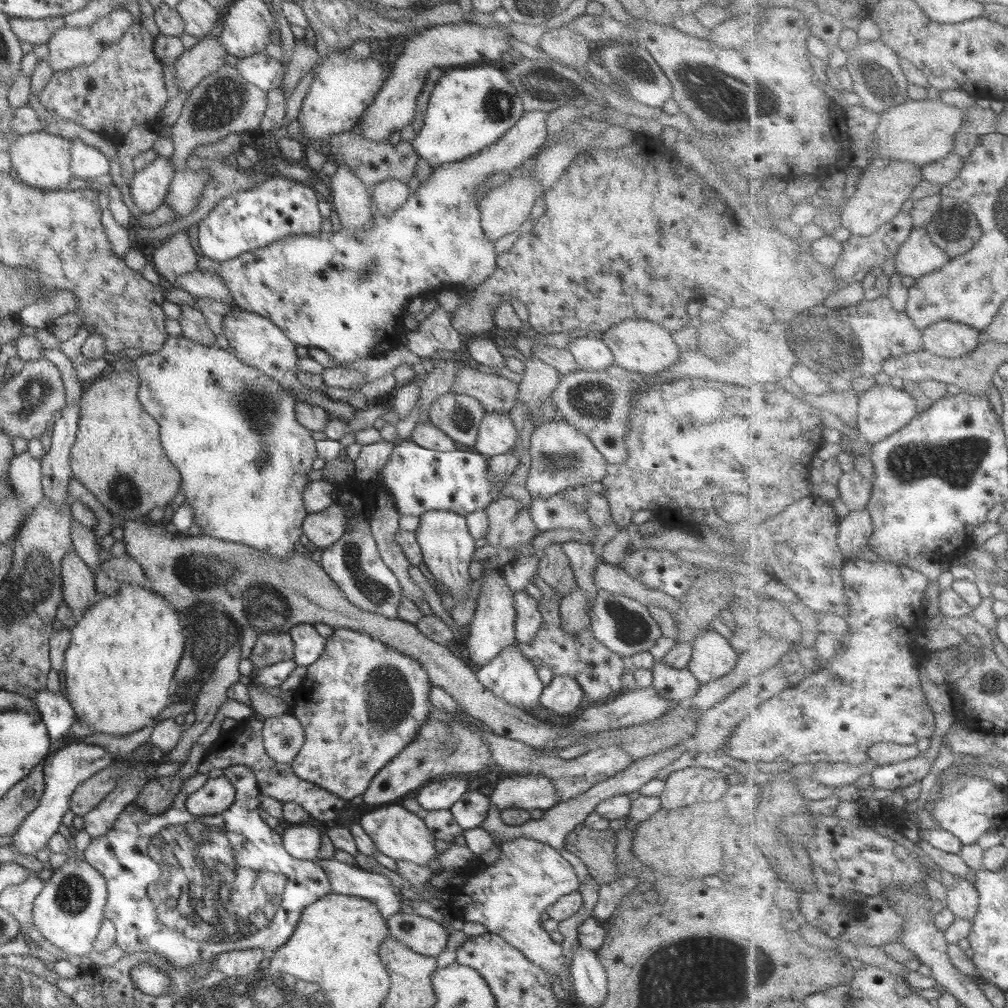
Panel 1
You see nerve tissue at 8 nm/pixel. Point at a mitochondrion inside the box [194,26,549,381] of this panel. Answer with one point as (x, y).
(498, 106)

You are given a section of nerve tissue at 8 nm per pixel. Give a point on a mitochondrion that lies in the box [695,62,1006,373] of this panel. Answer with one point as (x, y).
(878, 79)

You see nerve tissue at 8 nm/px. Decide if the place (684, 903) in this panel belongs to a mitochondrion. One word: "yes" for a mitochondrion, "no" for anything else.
no

